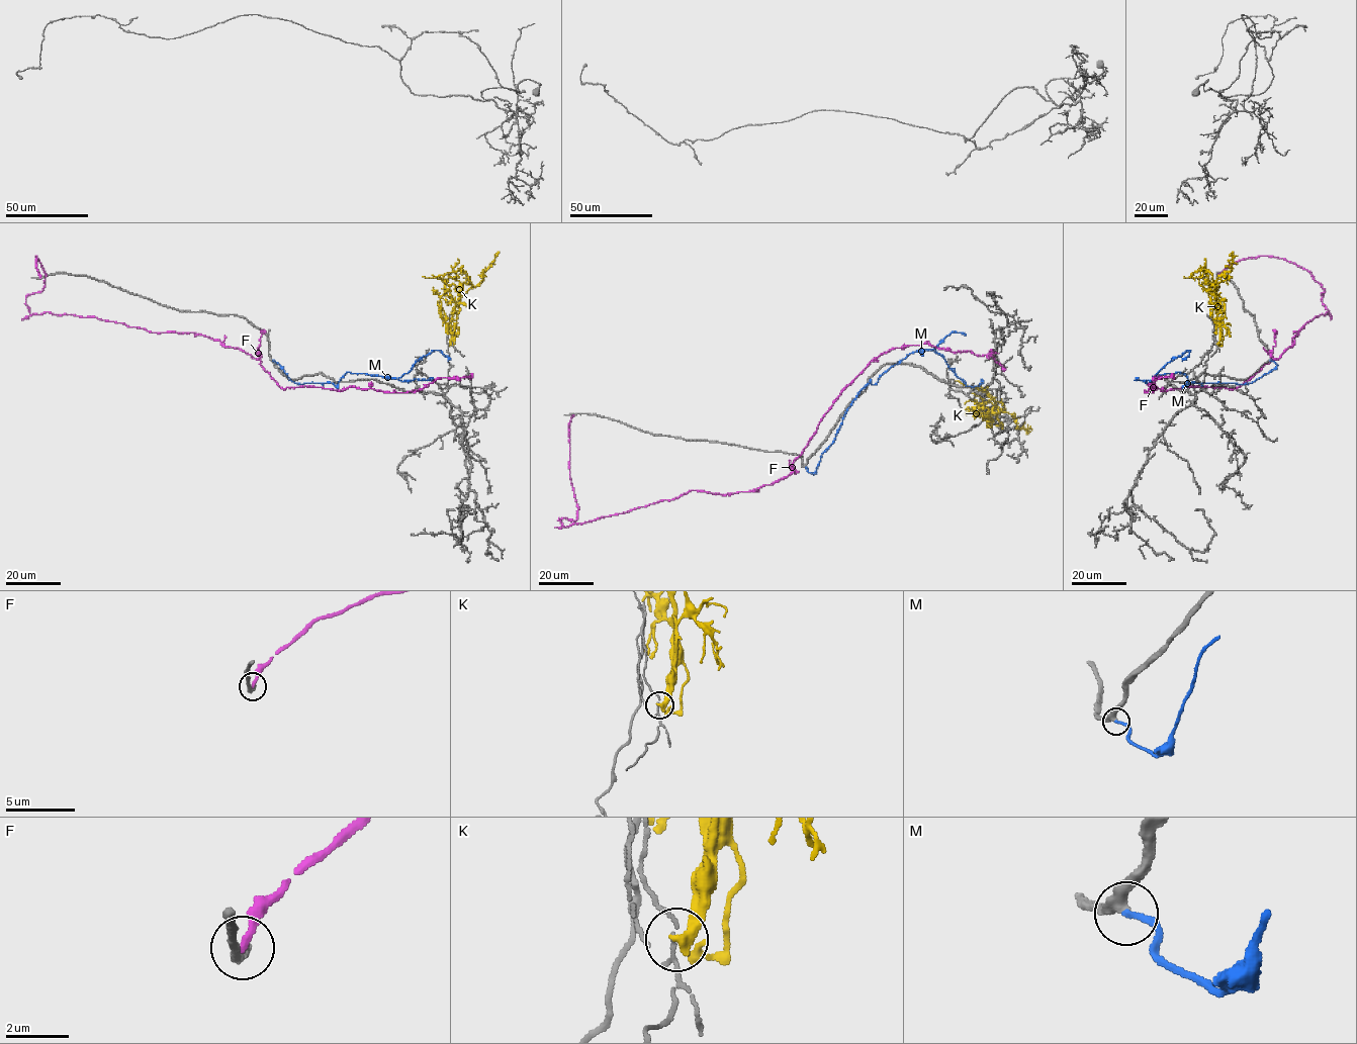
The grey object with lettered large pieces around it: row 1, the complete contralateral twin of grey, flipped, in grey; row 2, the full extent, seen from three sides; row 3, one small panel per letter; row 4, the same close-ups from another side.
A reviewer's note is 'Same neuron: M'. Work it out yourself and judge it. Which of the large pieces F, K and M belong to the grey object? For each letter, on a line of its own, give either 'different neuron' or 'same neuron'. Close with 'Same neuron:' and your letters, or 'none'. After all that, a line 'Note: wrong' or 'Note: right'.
F: different neuron
K: different neuron
M: same neuron
Same neuron: M
Note: right

